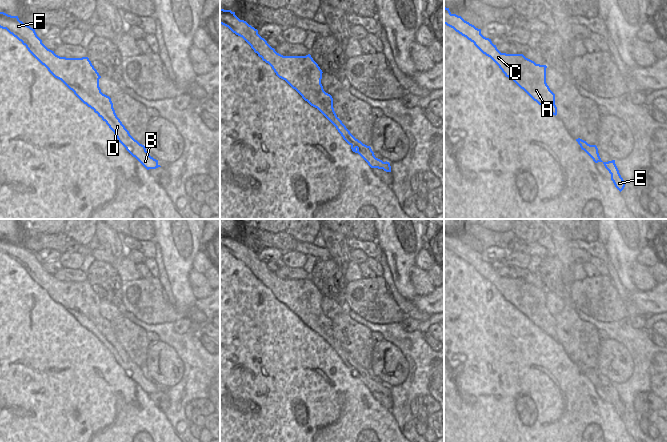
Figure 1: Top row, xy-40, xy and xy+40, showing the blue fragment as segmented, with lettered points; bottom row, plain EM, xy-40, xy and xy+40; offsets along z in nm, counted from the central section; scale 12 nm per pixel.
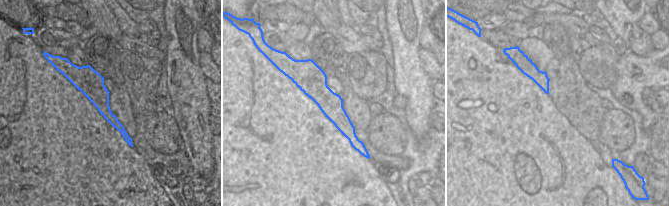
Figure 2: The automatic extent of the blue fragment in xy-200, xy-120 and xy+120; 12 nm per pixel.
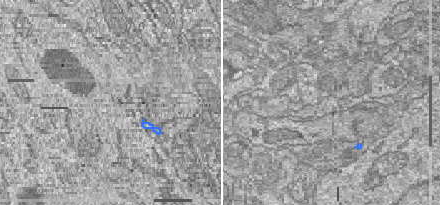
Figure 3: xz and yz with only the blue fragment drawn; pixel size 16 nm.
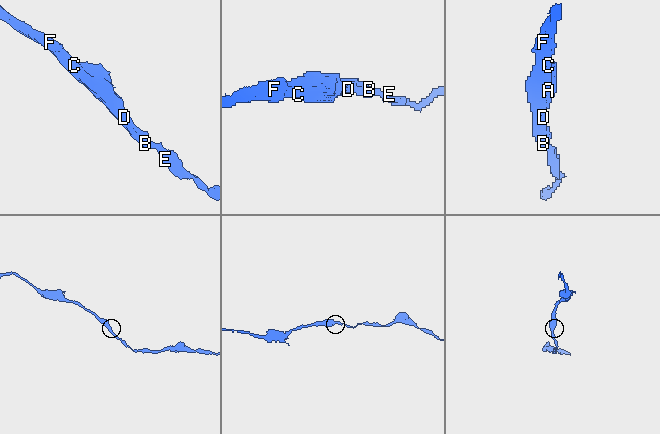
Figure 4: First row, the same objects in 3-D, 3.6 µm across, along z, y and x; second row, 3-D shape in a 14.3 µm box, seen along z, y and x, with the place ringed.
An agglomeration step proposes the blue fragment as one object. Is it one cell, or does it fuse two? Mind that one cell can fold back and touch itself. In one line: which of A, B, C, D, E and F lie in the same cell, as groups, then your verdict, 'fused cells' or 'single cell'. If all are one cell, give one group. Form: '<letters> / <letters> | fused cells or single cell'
A B C D E F | single cell

